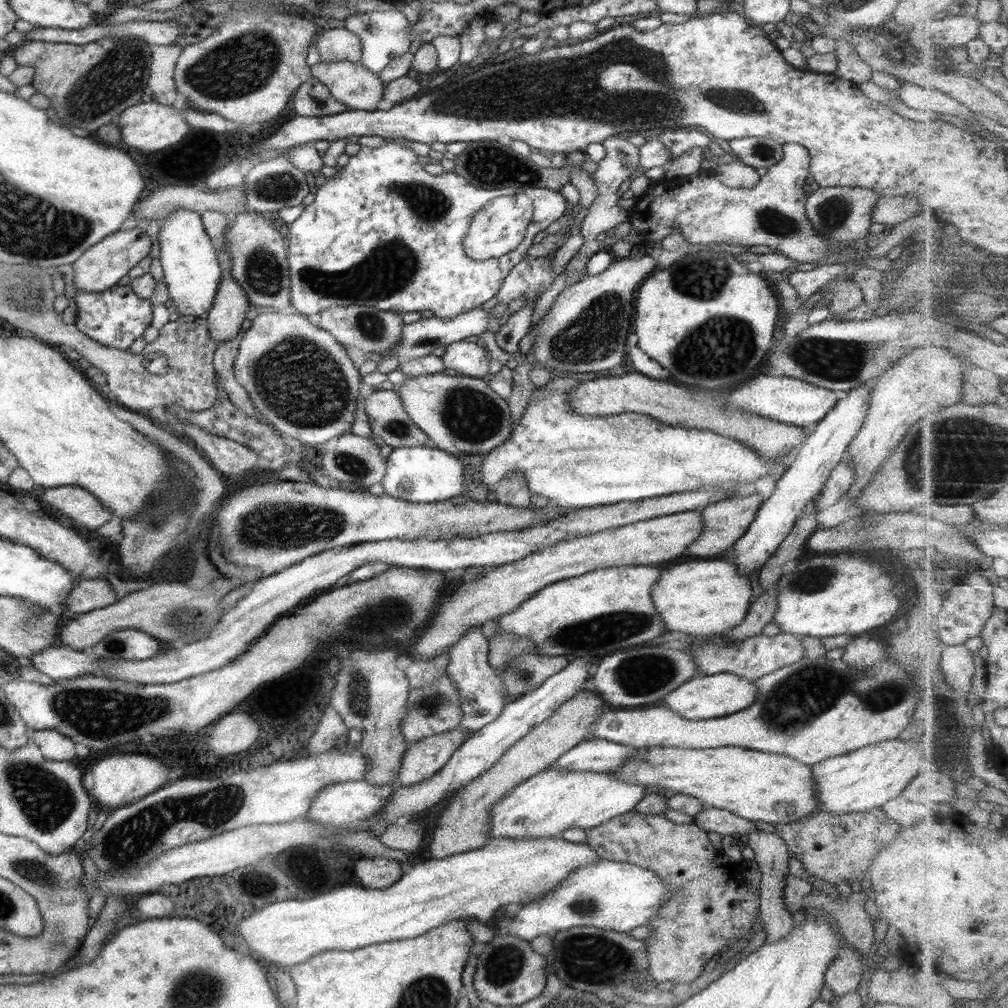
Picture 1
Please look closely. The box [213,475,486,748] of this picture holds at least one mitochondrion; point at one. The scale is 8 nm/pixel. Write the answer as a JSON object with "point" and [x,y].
{"point":[288,526]}

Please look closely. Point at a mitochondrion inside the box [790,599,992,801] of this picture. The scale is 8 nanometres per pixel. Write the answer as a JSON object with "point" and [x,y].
{"point":[949,716]}

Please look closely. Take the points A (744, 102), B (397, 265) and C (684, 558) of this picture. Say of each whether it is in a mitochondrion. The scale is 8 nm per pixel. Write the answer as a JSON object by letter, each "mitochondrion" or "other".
{"A":"mitochondrion","B":"mitochondrion","C":"other"}

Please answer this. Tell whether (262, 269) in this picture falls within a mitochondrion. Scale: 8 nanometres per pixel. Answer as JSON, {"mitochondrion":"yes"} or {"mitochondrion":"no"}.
{"mitochondrion":"yes"}

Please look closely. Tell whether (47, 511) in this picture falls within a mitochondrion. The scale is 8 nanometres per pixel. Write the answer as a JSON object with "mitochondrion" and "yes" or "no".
{"mitochondrion":"no"}

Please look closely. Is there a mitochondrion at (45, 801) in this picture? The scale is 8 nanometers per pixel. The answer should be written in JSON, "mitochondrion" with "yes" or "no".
{"mitochondrion":"yes"}

